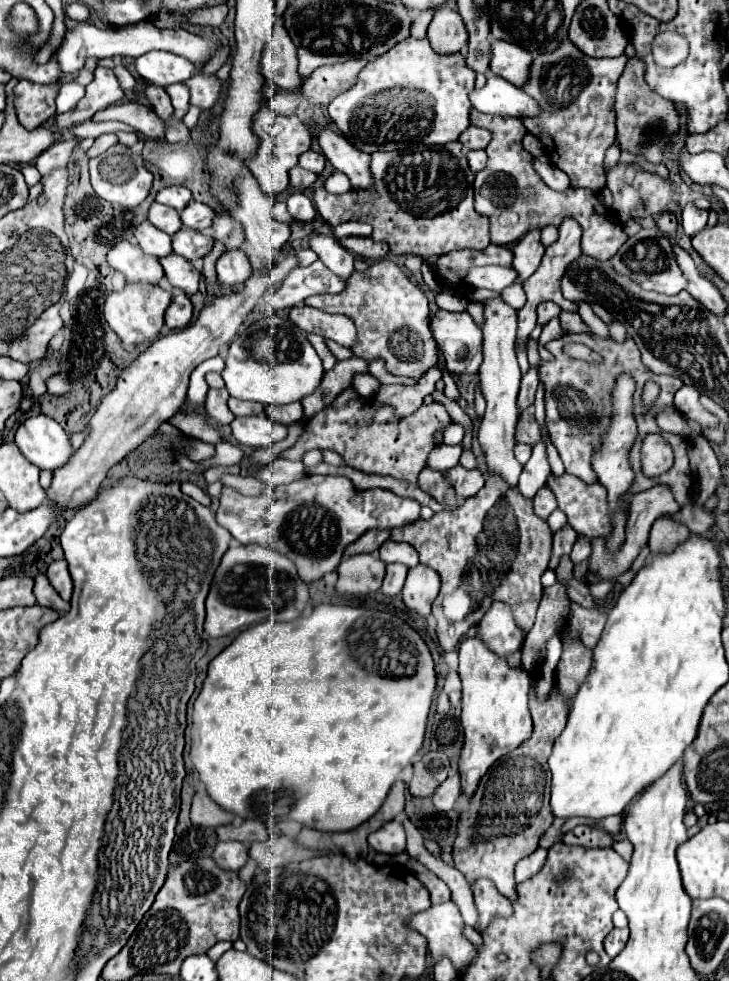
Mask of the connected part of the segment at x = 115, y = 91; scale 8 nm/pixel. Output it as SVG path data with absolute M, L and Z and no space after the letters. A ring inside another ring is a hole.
M96 69L92 83L86 85L84 99L78 103L76 109L60 115L62 119L58 119L58 127L62 131L70 129L70 127L74 127L78 123L88 121L96 111L106 109L106 107L110 107L114 103L124 101L124 99L126 99L126 93L122 91L114 71L112 69Z

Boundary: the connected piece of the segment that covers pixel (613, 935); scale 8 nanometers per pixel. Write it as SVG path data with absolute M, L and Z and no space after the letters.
M612 929L604 939L604 949L610 957L616 957L628 943L628 929Z

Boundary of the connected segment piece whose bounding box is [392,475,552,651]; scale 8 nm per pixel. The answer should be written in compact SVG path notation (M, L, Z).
M488 475L486 485L474 497L468 497L460 509L434 513L428 521L418 519L410 525L396 527L392 531L392 539L410 543L418 551L420 563L432 567L442 579L442 589L432 605L432 615L438 623L436 633L444 651L456 649L460 639L482 621L482 615L494 601L508 603L516 613L516 623L526 633L534 627L536 611L542 599L540 577L548 569L552 555L552 531L544 519L534 515L532 499L524 497L518 487L500 479L500 475Z

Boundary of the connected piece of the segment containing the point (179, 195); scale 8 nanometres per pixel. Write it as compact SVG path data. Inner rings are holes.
M166 187L156 195L158 203L174 207L176 211L182 211L190 199L192 199L192 193L186 187Z

